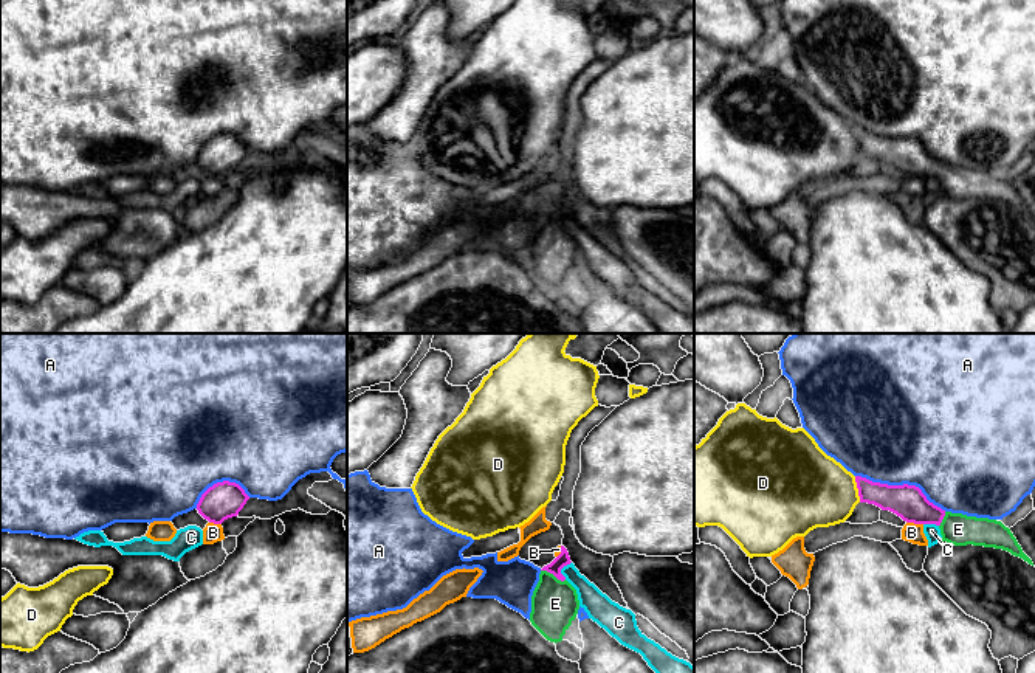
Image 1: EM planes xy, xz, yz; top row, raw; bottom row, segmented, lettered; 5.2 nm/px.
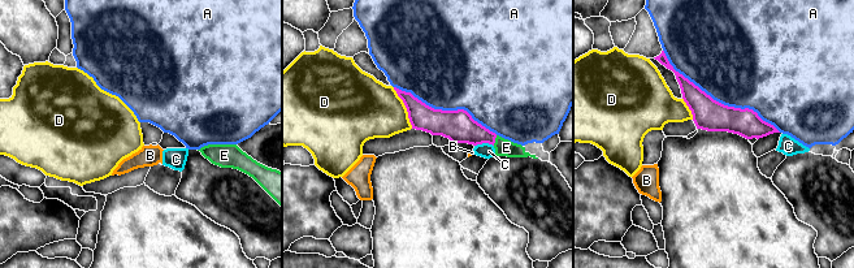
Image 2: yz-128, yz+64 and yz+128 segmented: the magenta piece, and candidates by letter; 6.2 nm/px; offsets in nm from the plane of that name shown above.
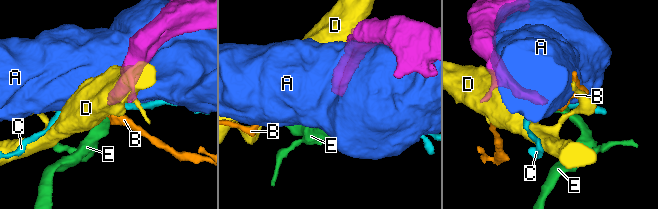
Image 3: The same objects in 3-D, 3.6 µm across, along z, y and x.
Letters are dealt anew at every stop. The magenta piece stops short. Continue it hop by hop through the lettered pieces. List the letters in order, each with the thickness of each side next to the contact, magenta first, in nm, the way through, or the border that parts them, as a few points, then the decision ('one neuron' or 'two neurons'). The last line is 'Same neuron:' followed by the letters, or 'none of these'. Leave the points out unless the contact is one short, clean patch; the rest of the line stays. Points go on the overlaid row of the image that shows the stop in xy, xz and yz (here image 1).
A: 180/500 nm | two neurons
B: 180/100 nm | along yz (907, 521), (922, 524) | two neurons
C: 70/130 nm | along xz (570, 562), (561, 569), (564, 579) | two neurons
D: 160/400 nm | two neurons
E: 70/240 nm | across xz (563, 559), (555, 566), (553, 574), (555, 603) | one neuron
Same neuron: E

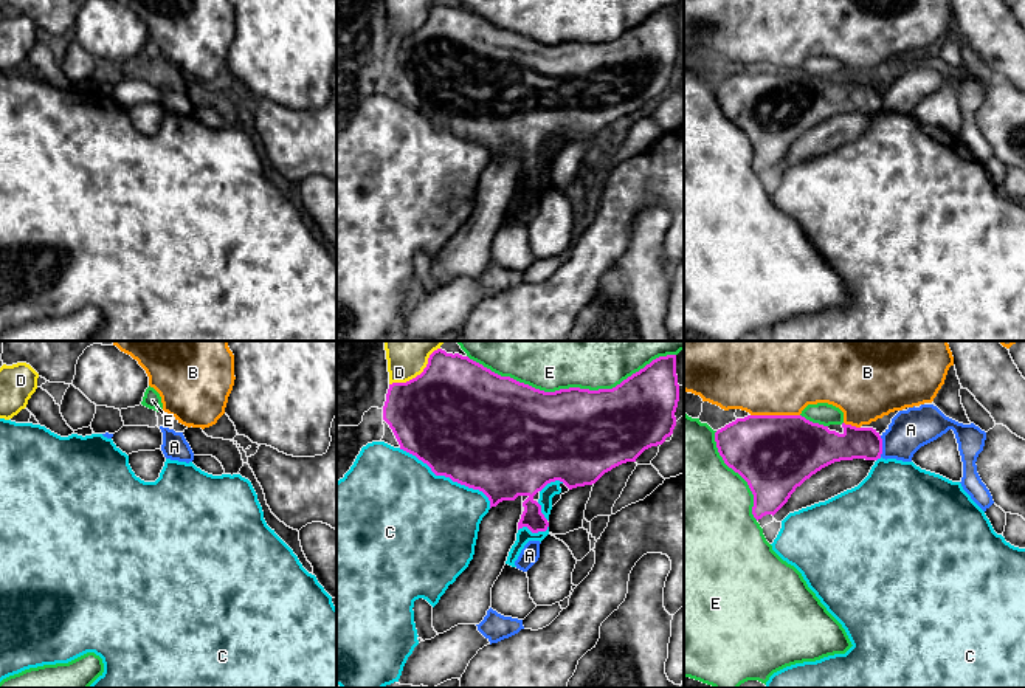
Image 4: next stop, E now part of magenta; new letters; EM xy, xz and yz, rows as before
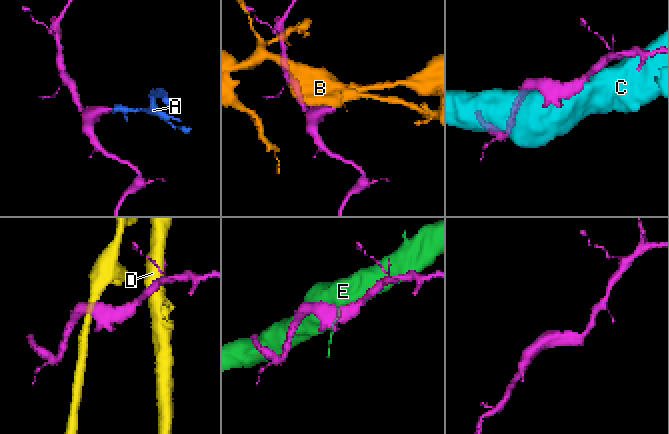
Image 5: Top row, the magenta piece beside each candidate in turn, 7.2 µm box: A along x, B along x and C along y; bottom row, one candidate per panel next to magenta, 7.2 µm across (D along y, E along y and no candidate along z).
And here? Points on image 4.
A: 160/200 nm | along yz (880, 436), (881, 456) | two neurons
B: 400/500 nm | two neurons
C: 500/480 nm | two neurons
D: 500/260 nm | two neurons
E: 500/500 nm | two neurons
Same neuron: none of these

